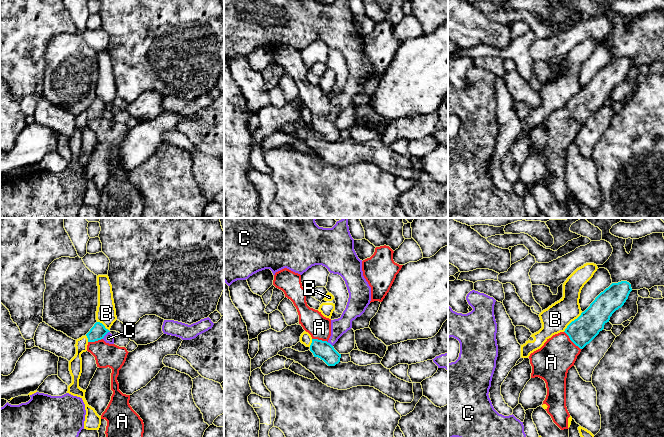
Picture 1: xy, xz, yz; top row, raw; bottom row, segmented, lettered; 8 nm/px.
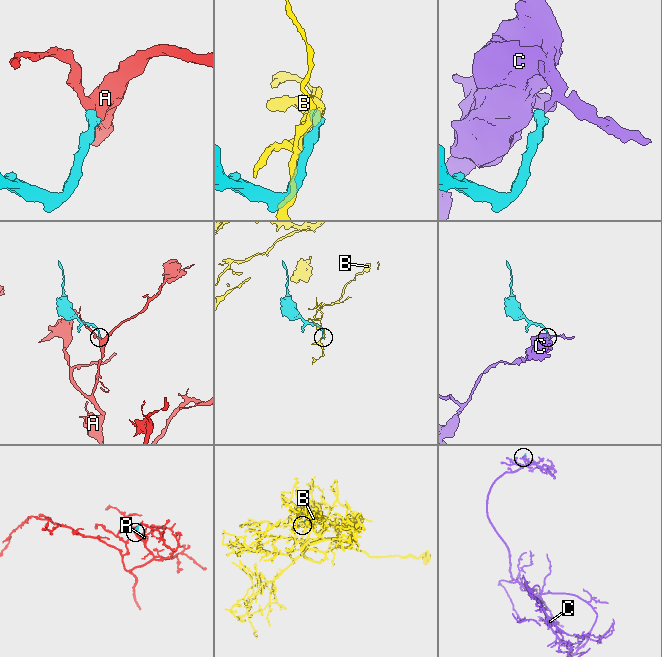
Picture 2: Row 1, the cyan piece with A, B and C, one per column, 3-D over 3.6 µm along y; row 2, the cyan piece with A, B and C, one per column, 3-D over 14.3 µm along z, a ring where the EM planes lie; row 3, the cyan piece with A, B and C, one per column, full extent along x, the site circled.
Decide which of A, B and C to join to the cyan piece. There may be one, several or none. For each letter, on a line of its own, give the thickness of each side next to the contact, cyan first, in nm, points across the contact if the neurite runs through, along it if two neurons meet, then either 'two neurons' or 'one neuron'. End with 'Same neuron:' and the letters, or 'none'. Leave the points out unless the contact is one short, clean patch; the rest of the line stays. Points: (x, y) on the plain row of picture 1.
A: 220/300 nm | across yz (581, 107), (572, 117), (551, 138) | one neuron
B: 220/220 nm | two neurons
C: 120/80 nm | along xy (109, 107), (102, 114) | two neurons
Same neuron: A

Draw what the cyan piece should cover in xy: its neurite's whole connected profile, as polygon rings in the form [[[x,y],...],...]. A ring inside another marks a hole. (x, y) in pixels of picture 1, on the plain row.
[[[96,98],[86,110],[88,114],[87,127],[96,136],[97,143],[111,144],[111,176],[101,191],[107,197],[107,218],[142,218],[144,199],[140,192],[129,180],[130,171],[119,166],[117,153],[119,146],[124,141],[128,127],[125,123],[106,119],[103,114],[110,108],[105,102]]]

